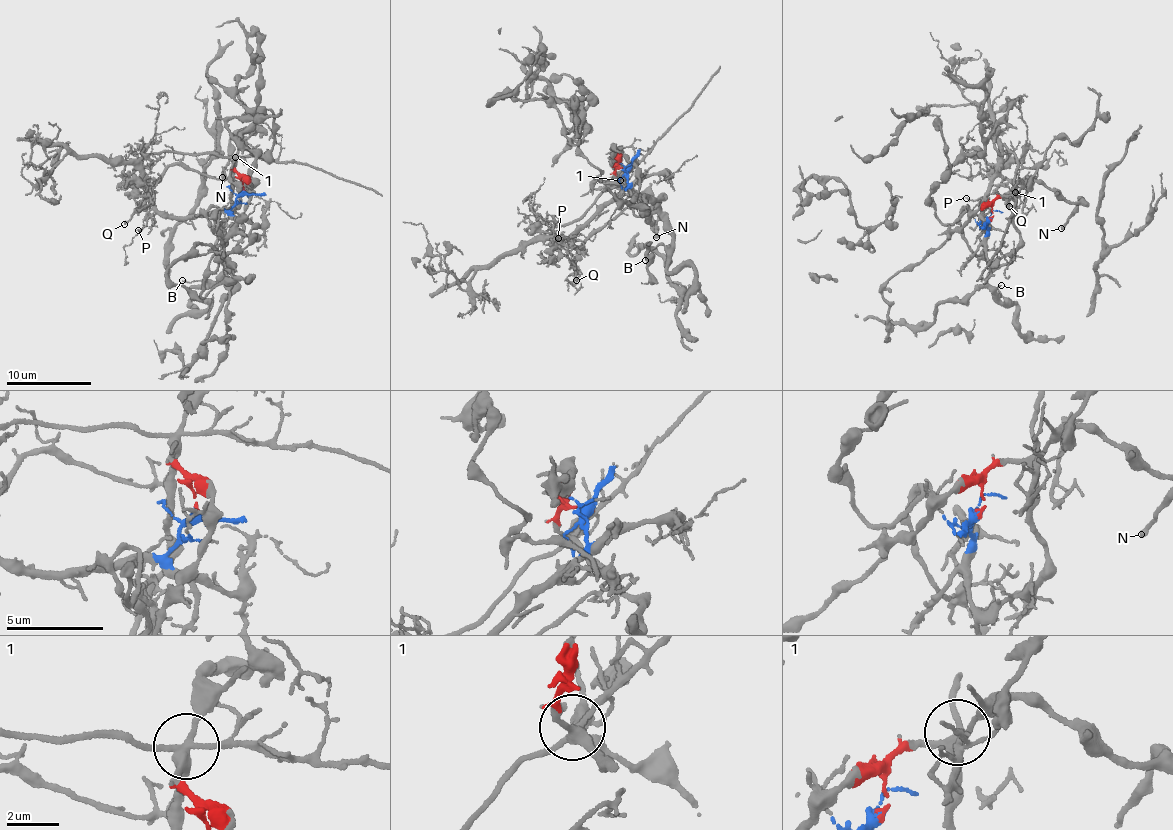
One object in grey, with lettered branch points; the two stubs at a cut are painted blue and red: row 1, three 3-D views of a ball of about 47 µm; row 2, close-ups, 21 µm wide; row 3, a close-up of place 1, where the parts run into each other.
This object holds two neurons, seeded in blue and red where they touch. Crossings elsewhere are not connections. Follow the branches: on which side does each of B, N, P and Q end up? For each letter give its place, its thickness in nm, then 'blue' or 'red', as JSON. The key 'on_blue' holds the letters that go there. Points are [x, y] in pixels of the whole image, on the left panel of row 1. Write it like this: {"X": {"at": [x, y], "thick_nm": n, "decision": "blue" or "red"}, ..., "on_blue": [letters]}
{"B": {"at": [182, 280], "thick_nm": 110, "decision": "red"}, "N": {"at": [222, 177], "thick_nm": 240, "decision": "red"}, "P": {"at": [138, 230], "thick_nm": 100, "decision": "blue"}, "Q": {"at": [124, 224], "thick_nm": 170, "decision": "blue"}, "on_blue": ["P", "Q"]}

